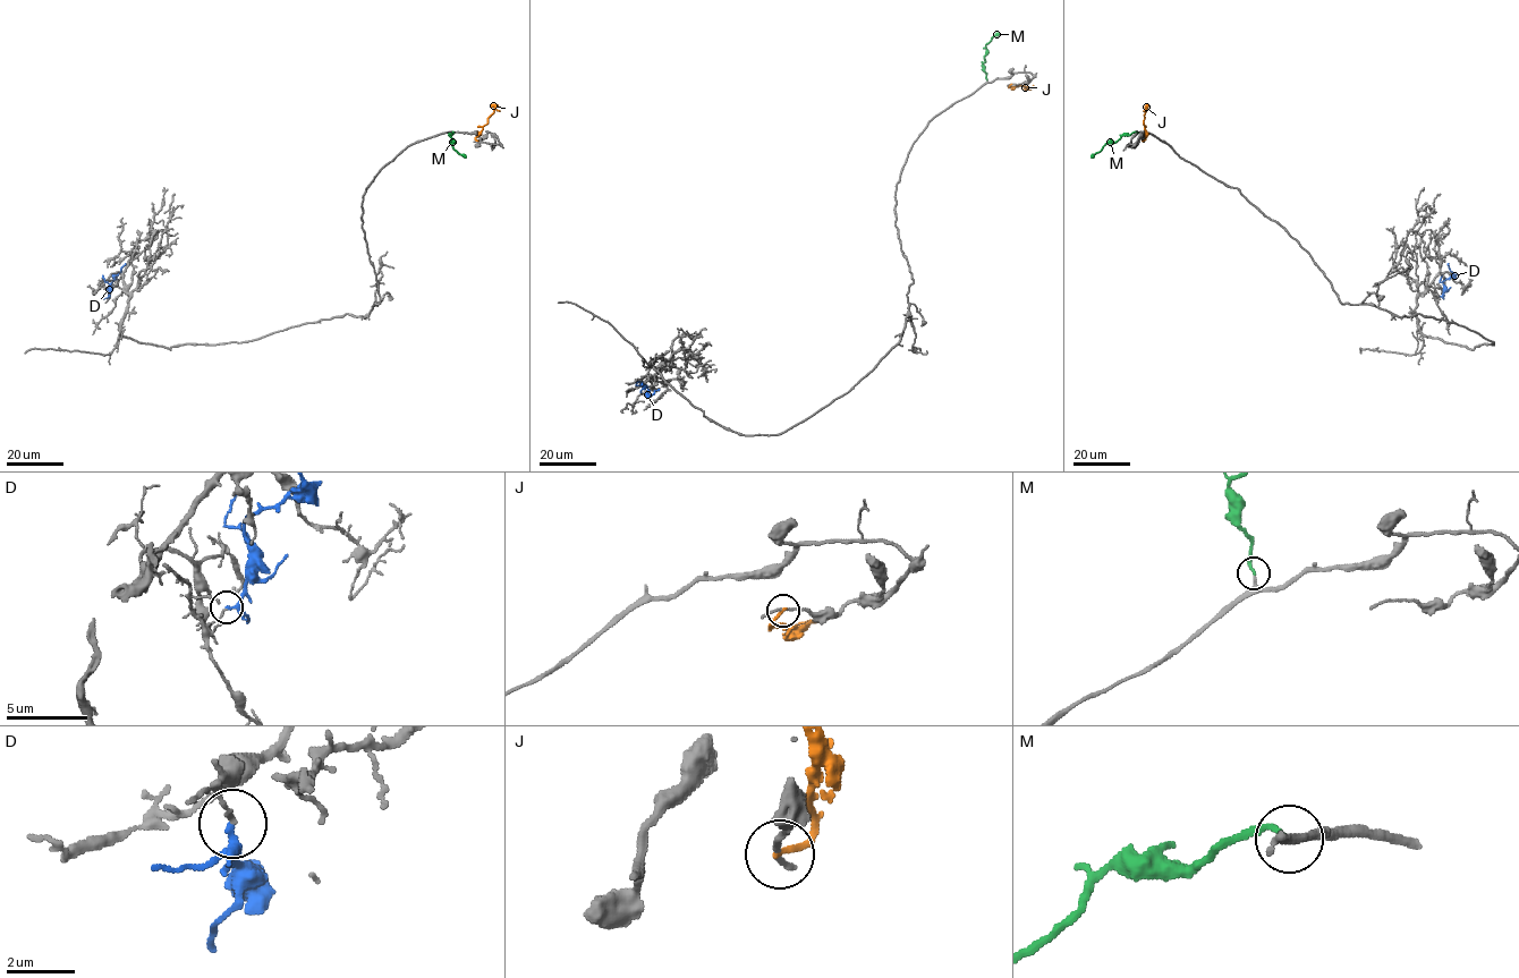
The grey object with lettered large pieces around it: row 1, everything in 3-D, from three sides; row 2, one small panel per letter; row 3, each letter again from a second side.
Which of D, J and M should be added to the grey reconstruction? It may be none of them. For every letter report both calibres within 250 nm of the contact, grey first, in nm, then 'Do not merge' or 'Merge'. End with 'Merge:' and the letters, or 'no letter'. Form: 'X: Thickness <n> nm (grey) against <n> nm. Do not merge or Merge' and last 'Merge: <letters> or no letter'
D: Thickness 130 nm (grey) against 160 nm. Do not merge
J: Thickness 130 nm (grey) against 180 nm. Do not merge
M: Thickness 150 nm (grey) against 170 nm. Merge
Merge: M

